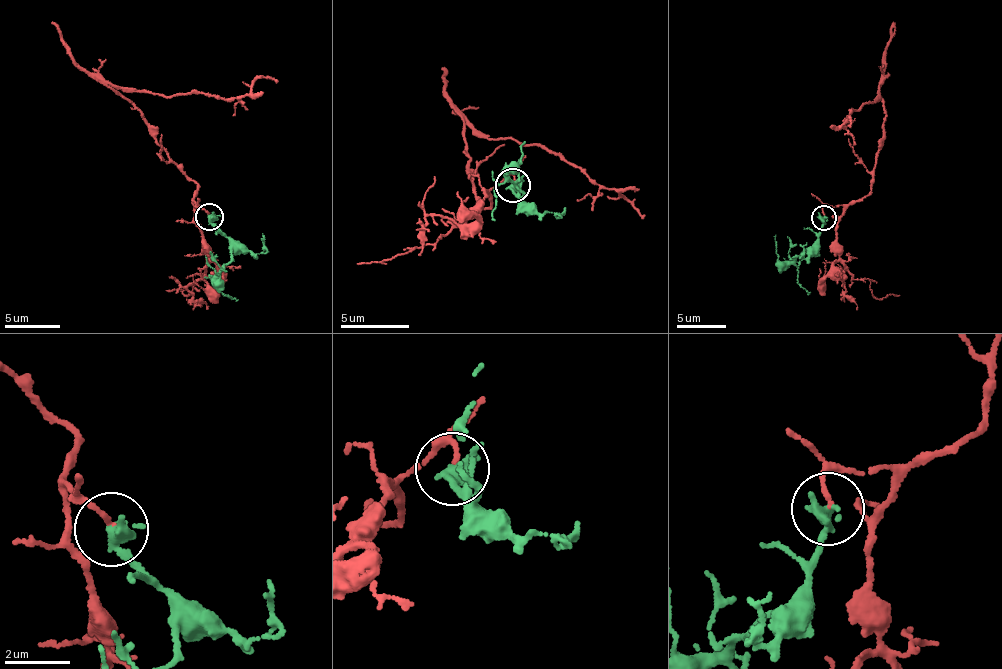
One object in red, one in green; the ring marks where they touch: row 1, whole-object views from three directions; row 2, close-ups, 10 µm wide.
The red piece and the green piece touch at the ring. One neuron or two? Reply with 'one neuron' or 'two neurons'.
one neuron

